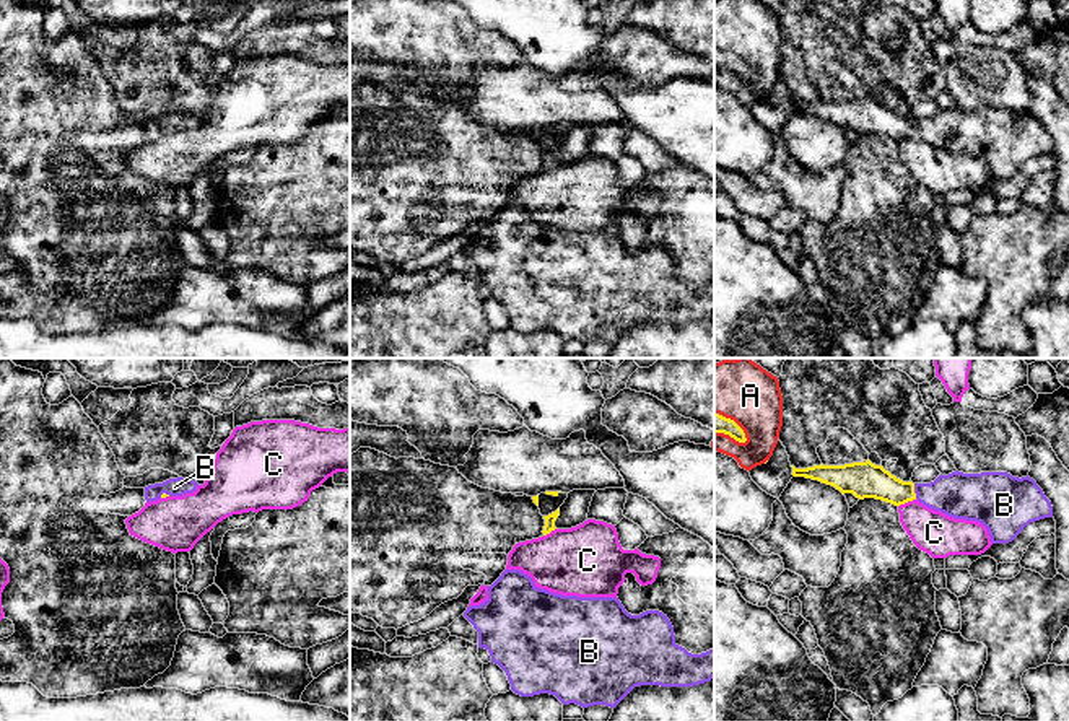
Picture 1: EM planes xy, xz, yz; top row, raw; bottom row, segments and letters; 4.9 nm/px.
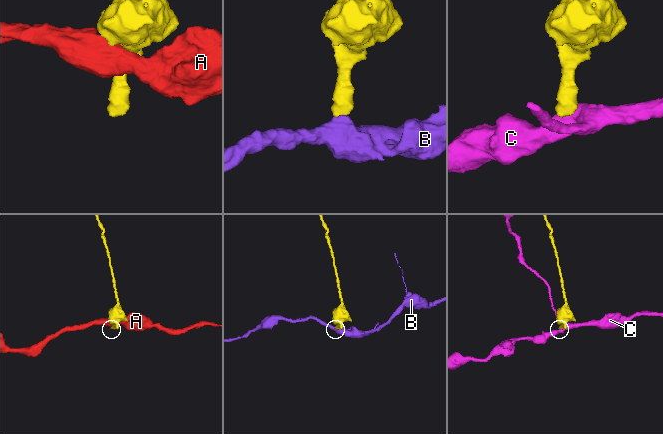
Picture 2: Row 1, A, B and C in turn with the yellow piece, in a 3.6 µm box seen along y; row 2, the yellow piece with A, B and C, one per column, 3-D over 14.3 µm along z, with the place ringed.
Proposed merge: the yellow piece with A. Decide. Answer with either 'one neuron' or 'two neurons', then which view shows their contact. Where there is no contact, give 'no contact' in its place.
two neurons | yz

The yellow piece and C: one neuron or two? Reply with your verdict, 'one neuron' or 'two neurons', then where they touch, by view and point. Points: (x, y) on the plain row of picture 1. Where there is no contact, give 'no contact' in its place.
two neurons; meets yellow in yz at (907, 137)

